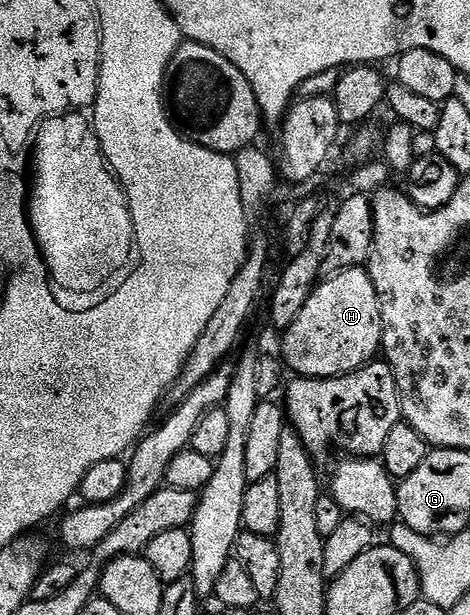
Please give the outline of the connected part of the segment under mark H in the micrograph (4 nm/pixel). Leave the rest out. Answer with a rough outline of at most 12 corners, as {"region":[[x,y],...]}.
{"region":[[363,267],[321,279],[283,333],[300,378],[345,376],[381,351]]}

